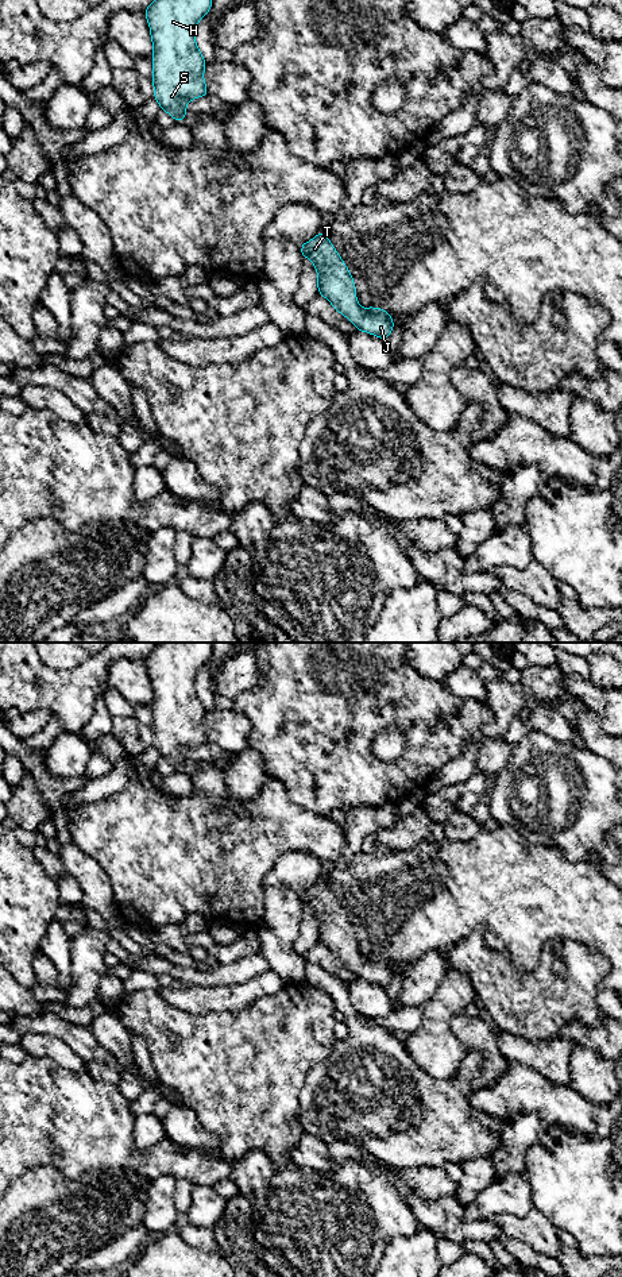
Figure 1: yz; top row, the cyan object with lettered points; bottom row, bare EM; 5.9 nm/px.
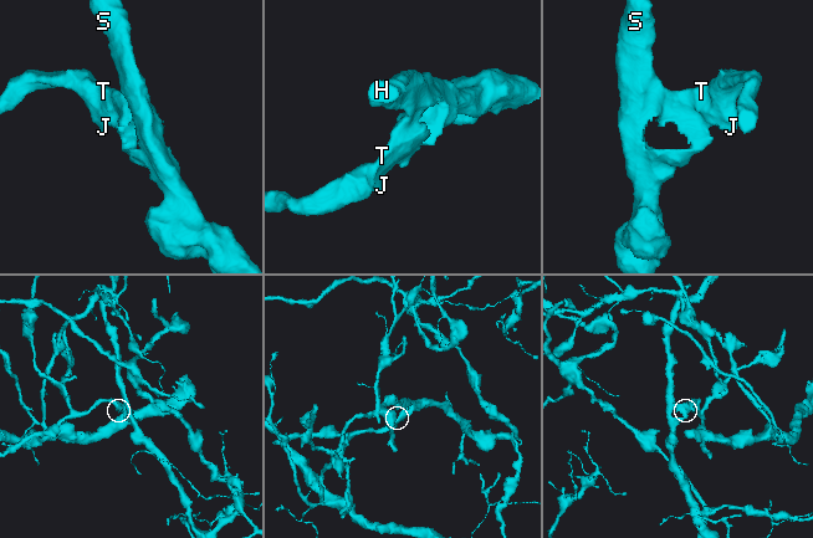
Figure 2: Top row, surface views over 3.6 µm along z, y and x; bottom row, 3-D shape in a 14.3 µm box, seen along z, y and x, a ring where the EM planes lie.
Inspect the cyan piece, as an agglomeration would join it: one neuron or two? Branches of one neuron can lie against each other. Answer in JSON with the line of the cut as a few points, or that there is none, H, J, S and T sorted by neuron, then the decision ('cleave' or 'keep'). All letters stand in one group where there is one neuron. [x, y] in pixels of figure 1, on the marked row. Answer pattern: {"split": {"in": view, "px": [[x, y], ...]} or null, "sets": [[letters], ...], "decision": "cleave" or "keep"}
{"split": null, "sets": [["H", "J", "S", "T"]], "decision": "keep"}

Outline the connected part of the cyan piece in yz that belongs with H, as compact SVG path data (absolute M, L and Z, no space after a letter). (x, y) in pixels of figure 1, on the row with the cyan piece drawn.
M154 0L144 11L154 50L154 99L179 124L186 104L208 96L206 62L196 45L196 26L212 0Z

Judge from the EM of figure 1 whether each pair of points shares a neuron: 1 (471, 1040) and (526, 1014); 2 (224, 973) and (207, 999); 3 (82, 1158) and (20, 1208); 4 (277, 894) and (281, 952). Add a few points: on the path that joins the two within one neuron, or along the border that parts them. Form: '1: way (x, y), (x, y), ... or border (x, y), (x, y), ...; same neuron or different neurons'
1: border (497, 1026), (499, 1031); different neurons
2: border (248, 977), (230, 984), (194, 986), (186, 983); different neurons
3: border (31, 1168), (55, 1166), (70, 1181), (95, 1173); different neurons
4: way (281, 909), (281, 937); same neuron

